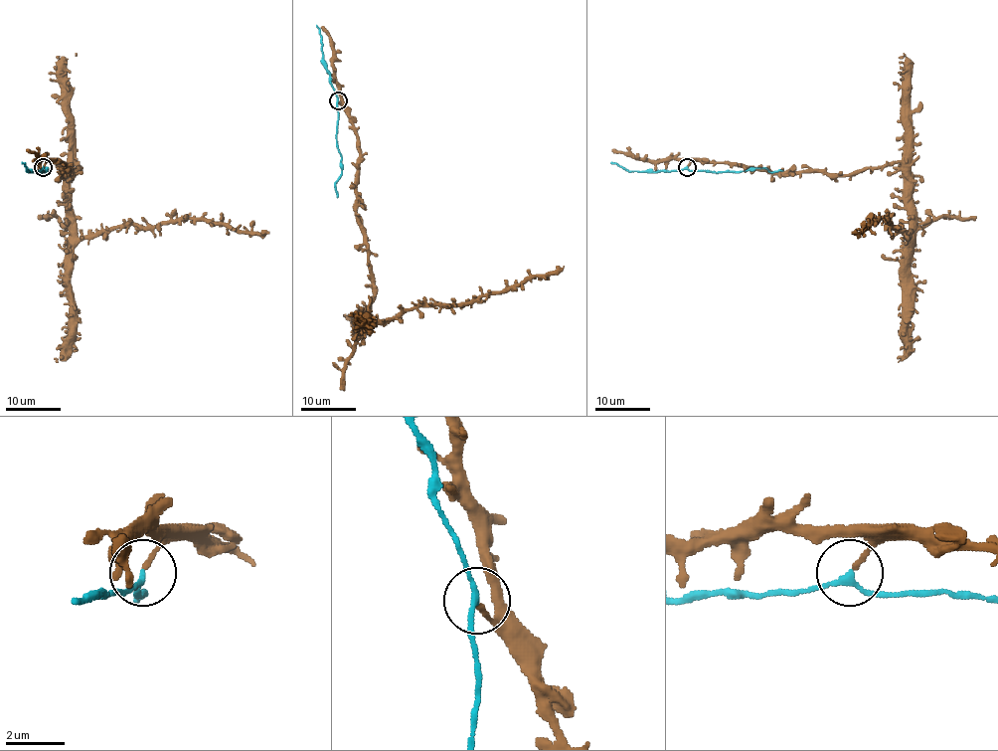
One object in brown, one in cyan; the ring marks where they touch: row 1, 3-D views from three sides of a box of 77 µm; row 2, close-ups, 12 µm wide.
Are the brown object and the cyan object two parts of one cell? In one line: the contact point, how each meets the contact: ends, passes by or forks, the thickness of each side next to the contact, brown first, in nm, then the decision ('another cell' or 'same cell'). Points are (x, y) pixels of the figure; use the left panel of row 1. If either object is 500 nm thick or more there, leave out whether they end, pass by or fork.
place (43, 167); brown ends; cyan passes by; calibres 160 and 170 nm; another cell

